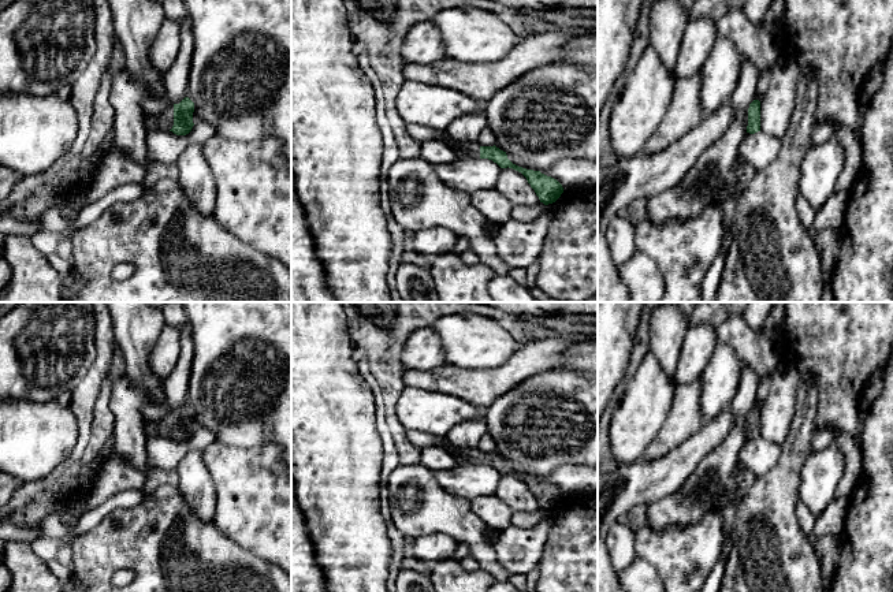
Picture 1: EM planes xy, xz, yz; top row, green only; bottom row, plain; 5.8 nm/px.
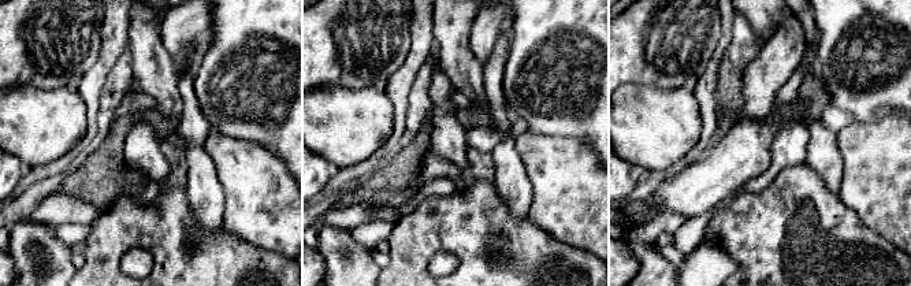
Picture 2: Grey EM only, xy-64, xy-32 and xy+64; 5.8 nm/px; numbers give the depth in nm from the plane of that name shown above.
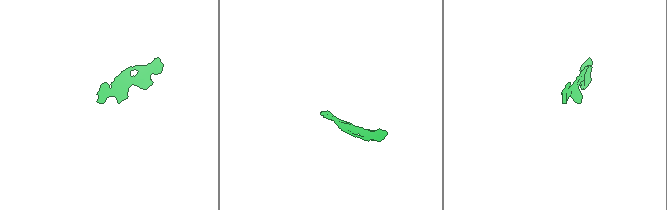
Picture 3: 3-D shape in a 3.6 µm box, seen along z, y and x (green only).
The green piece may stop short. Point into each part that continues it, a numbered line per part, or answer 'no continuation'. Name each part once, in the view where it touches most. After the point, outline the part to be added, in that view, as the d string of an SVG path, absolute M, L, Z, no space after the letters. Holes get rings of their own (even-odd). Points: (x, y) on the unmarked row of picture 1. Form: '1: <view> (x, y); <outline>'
1: xy (164, 427); M168 412L161 420L145 424L145 433L150 436L171 436L174 432L174 412Z

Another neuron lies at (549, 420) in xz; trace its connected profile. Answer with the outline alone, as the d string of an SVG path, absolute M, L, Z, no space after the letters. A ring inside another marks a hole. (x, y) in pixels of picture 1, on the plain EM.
M565 369L536 373L485 407L485 422L487 432L495 440L495 453L517 461L531 474L546 477L562 465L598 469L598 377L585 379Z

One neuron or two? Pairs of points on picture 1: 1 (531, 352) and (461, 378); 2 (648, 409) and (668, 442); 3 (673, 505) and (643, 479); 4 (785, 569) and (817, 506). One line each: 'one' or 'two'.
1: one
2: two
3: two
4: two

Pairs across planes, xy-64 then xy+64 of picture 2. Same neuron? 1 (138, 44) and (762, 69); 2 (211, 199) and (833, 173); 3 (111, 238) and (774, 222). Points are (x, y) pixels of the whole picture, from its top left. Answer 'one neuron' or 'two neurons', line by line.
1: two neurons
2: one neuron
3: one neuron

